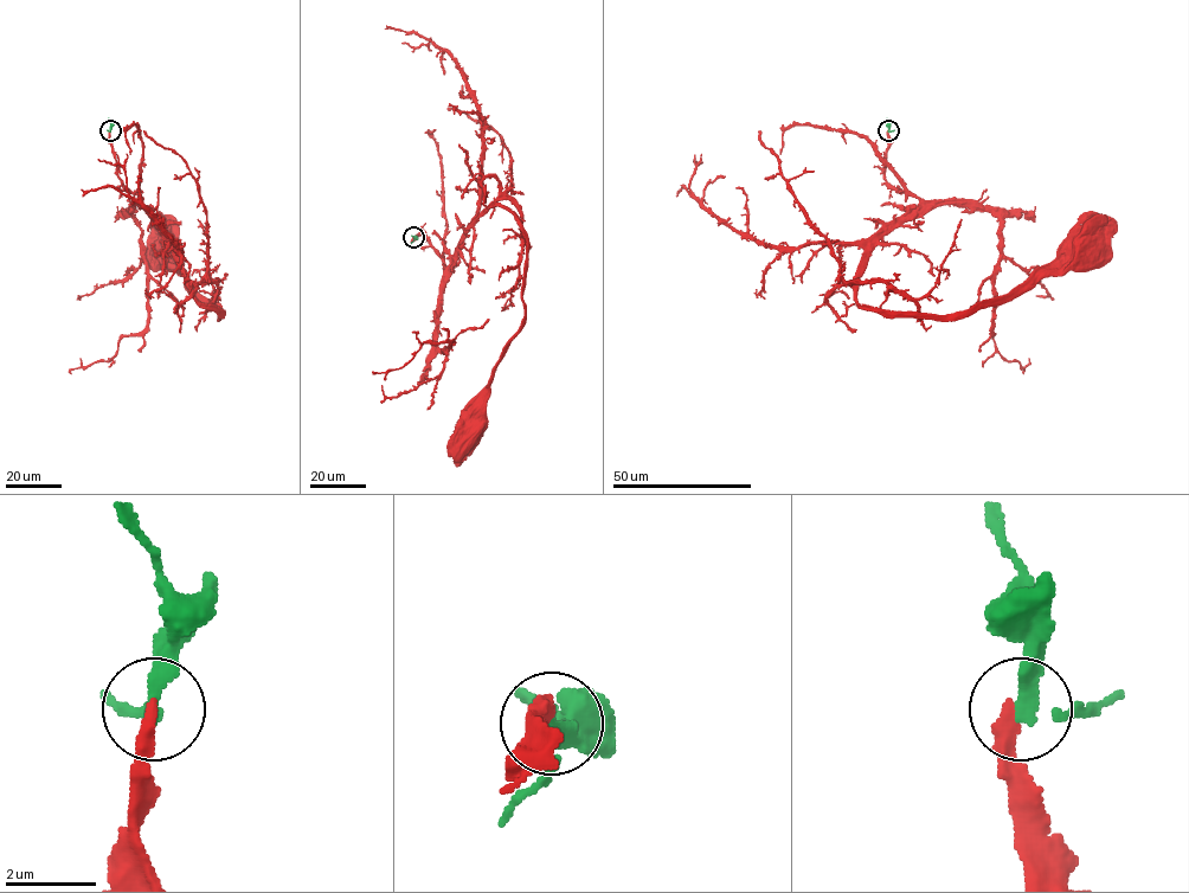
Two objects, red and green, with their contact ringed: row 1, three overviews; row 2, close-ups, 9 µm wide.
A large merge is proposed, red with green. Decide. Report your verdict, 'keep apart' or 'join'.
join

